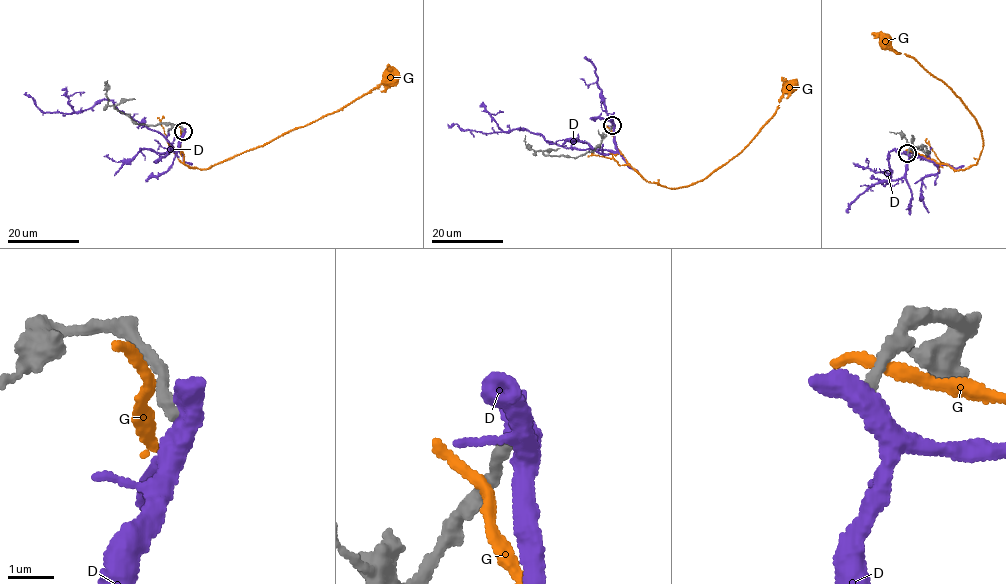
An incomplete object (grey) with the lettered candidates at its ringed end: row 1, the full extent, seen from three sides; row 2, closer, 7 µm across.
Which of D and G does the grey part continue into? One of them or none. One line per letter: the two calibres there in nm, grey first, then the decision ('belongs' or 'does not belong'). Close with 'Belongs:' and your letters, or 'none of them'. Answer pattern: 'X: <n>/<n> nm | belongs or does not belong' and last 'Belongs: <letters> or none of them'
D: 280/480 nm | does not belong
G: 260/240 nm | does not belong
Belongs: none of them

